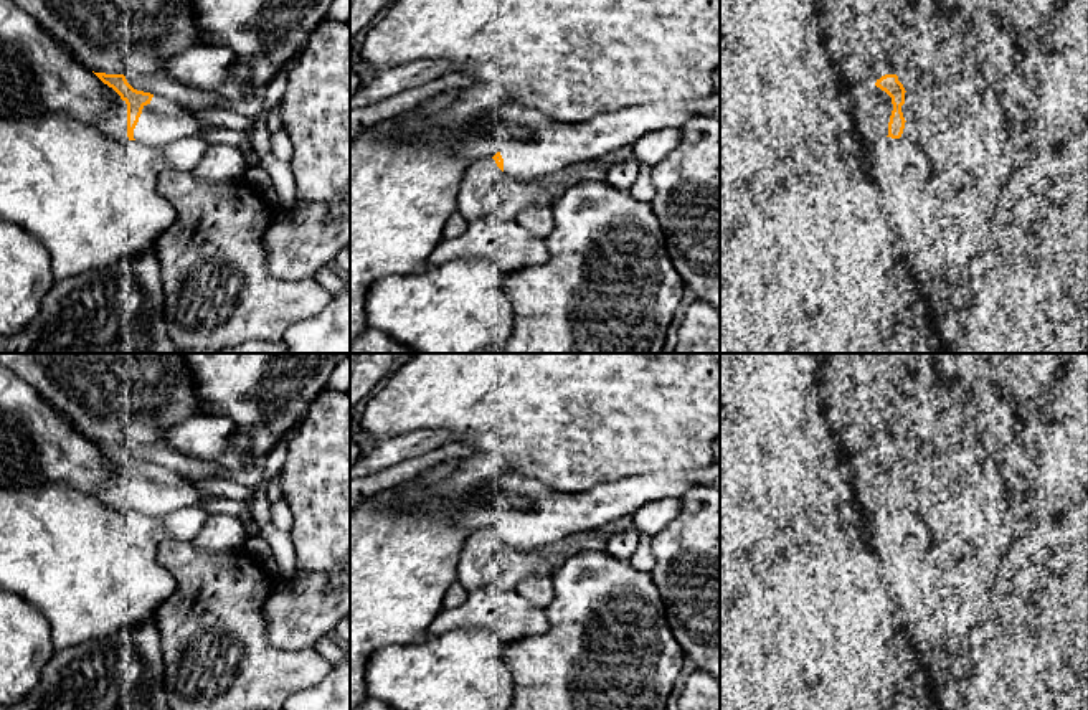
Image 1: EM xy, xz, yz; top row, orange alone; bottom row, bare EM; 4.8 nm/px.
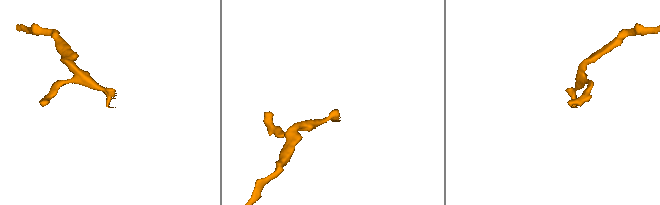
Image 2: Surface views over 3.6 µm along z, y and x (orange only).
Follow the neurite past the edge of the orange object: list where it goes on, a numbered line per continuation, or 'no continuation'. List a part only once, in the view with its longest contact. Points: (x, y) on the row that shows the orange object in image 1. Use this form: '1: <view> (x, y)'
1: xy (162, 121)

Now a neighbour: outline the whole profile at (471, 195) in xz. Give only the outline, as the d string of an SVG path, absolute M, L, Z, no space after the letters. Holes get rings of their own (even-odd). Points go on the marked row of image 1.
M492 157L474 160L461 182L457 211L471 223L489 215L515 218L530 205L553 205L563 192L518 182L505 175Z

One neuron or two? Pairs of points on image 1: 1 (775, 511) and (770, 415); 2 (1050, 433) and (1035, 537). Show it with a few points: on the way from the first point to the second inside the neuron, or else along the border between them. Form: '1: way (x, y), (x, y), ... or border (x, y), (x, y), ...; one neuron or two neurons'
1: way (771, 487), (770, 438); one neuron
2: way (1050, 459), (1050, 487), (1039, 504), (1039, 511); one neuron

